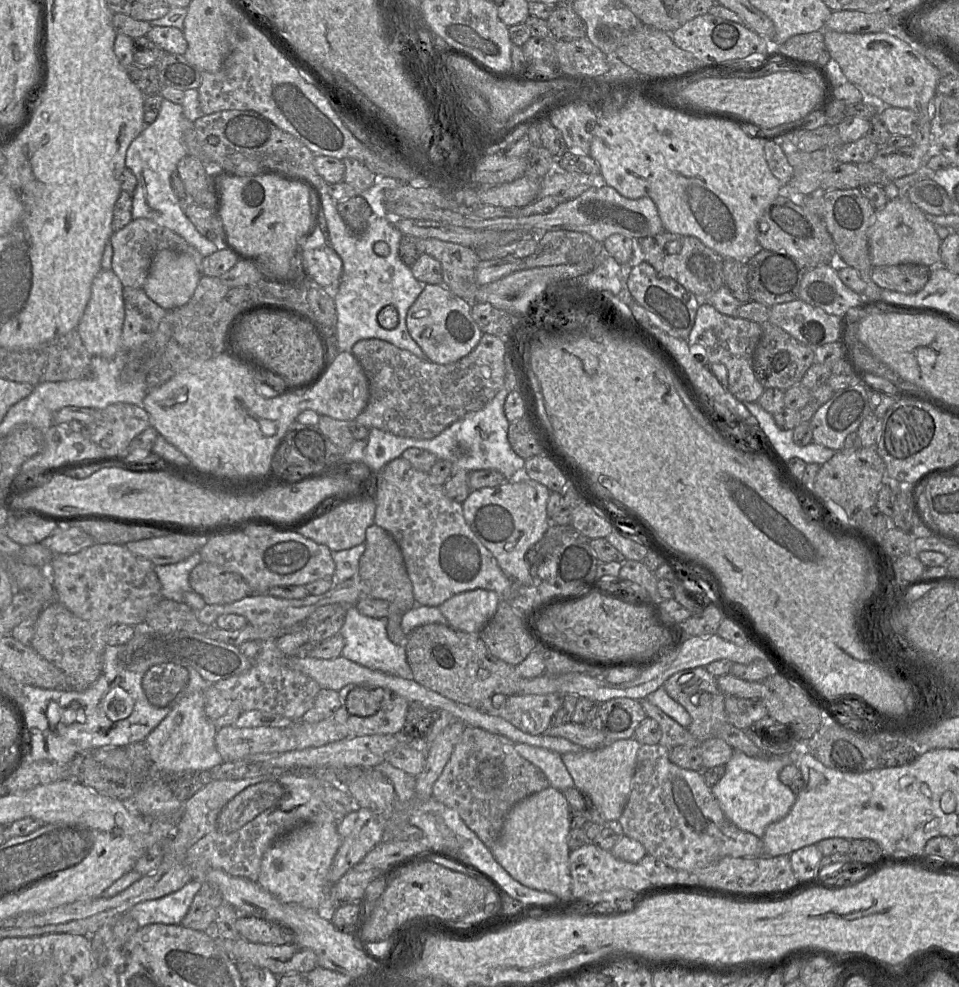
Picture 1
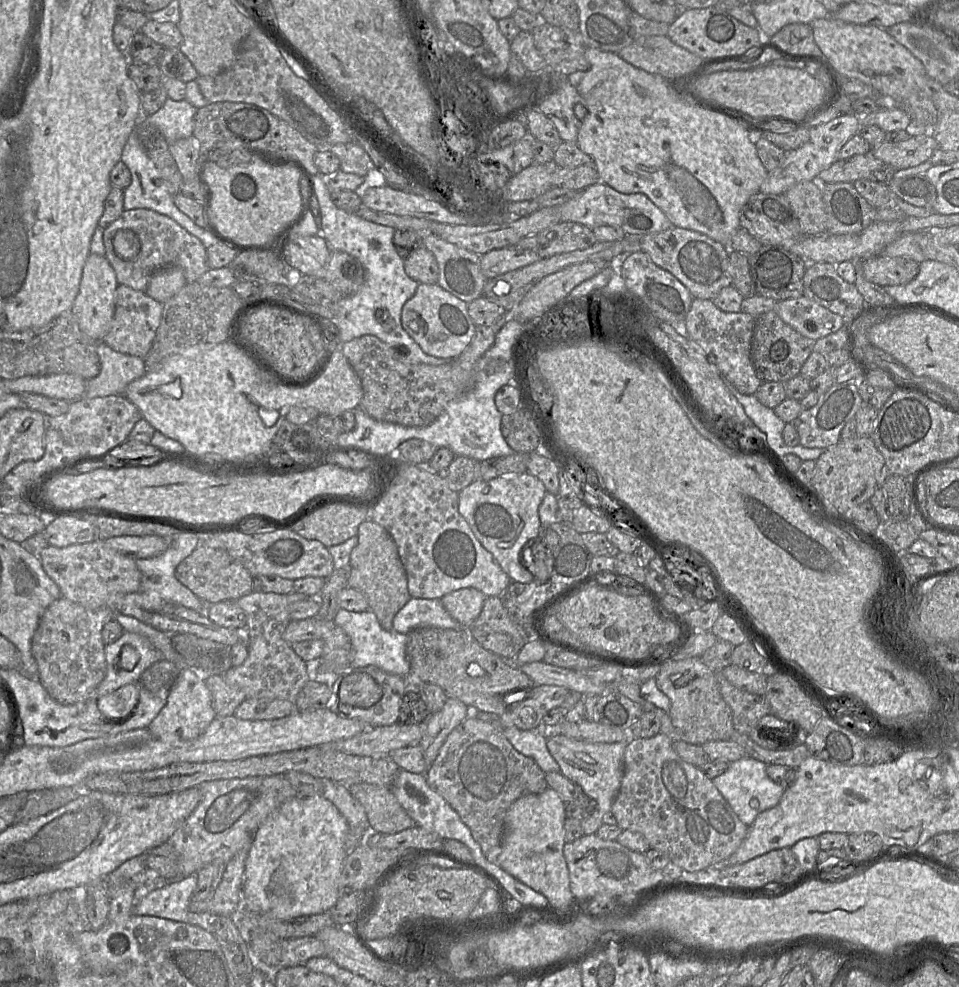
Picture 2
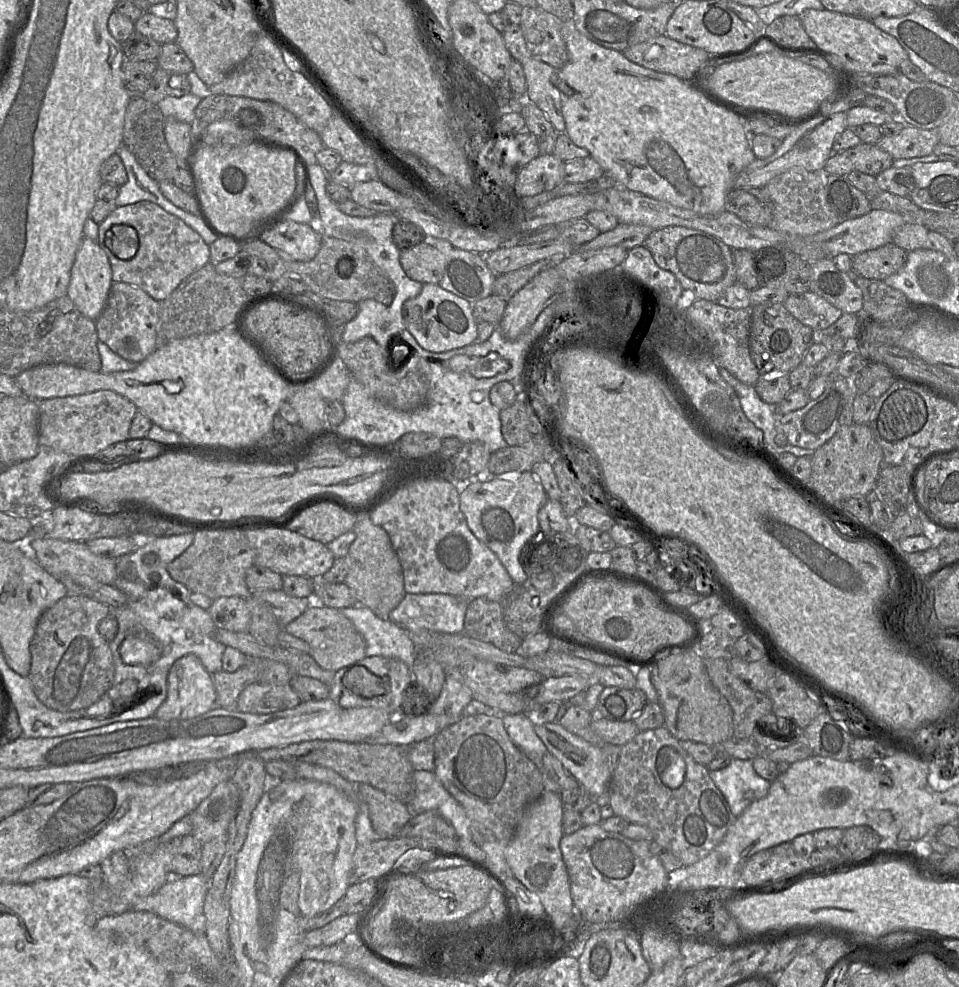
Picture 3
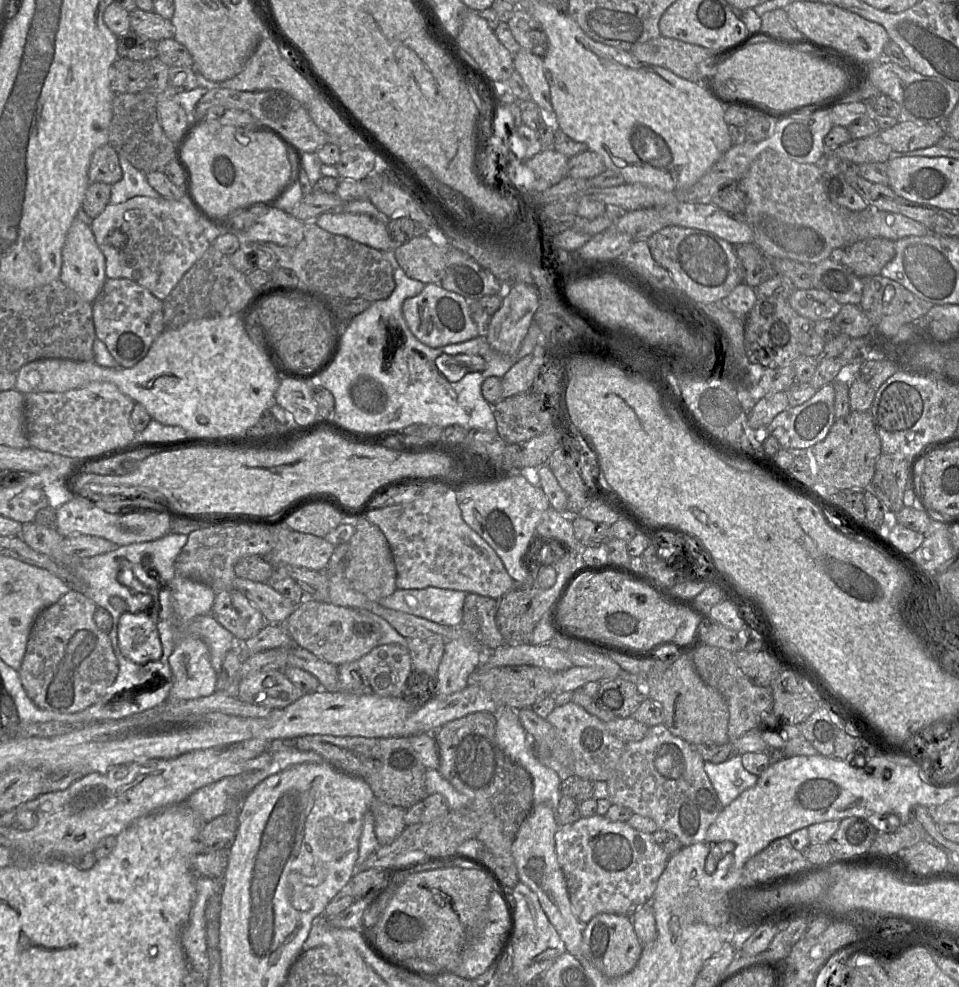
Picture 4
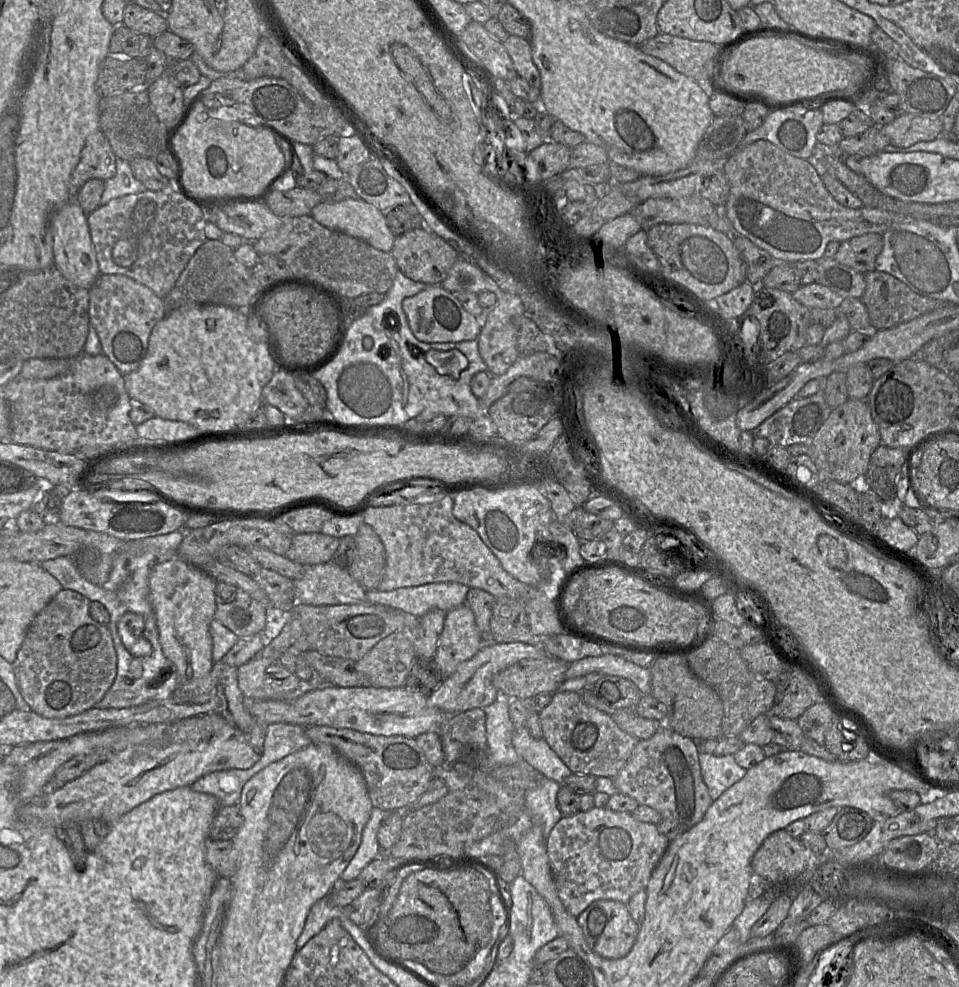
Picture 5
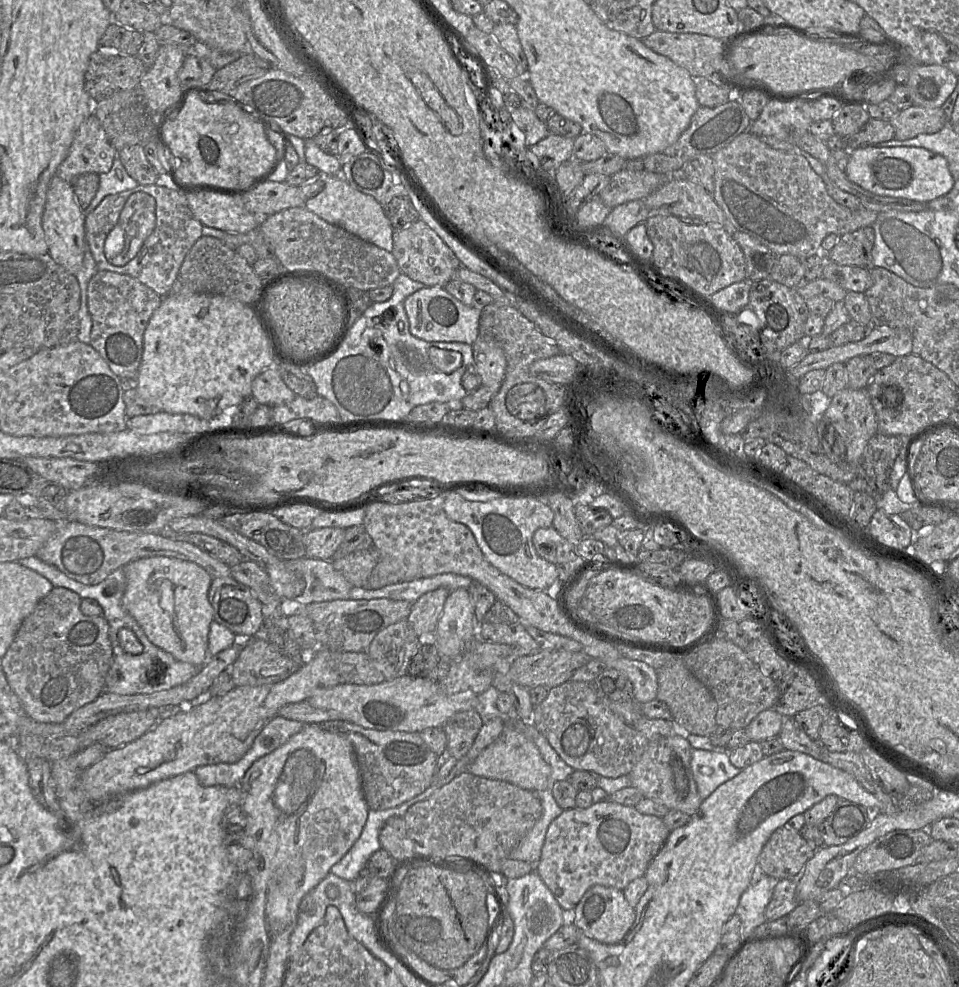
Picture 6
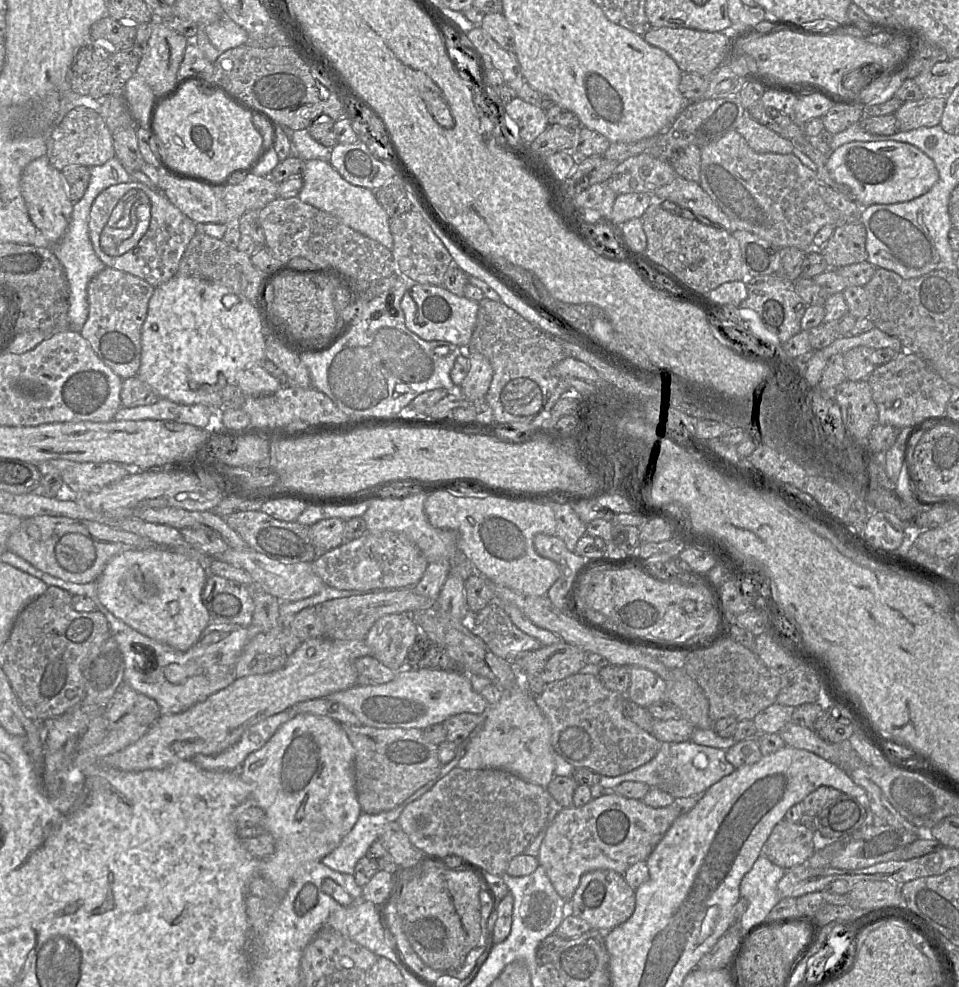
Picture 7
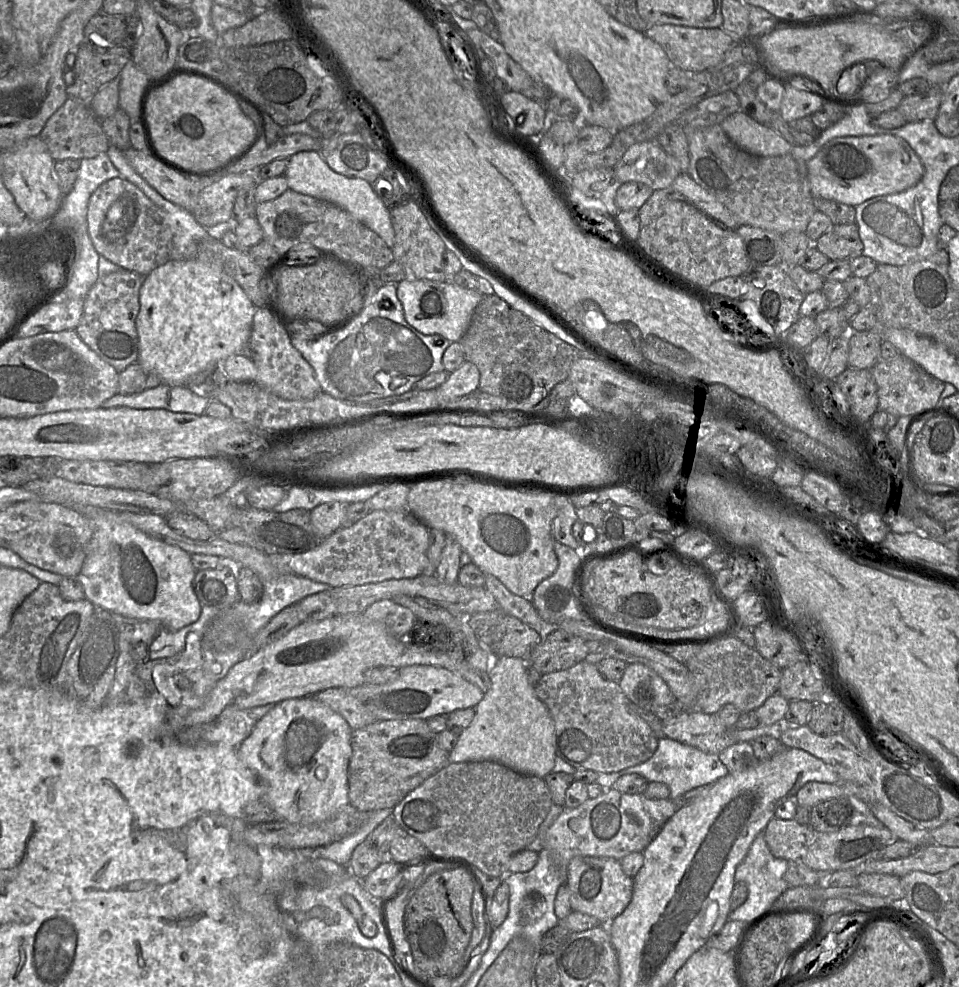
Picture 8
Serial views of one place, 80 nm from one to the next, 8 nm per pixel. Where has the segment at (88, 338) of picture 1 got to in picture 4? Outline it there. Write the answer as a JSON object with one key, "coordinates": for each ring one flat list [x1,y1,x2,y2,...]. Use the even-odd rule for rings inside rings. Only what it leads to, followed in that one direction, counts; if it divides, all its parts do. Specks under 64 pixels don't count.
{"coordinates":[[75,218,67,232,62,249,61,281,82,299,93,303,107,279,105,271,105,257,97,245,91,228,78,218]]}

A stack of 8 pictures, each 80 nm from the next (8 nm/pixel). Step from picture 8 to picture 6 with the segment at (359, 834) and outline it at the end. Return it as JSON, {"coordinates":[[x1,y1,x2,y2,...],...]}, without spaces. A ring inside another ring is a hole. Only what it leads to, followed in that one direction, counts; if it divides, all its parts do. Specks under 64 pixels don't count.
{"coordinates":[[416,798,386,810,370,809,360,837,345,856,331,868,331,873,347,881,353,881,366,867,370,857,381,848,379,835,387,820,392,817,403,817,408,808,415,803]]}

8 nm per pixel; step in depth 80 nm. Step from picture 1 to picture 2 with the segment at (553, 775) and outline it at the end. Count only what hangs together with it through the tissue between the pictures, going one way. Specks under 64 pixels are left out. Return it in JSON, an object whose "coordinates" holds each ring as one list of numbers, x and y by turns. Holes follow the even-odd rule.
{"coordinates":[[543,725,540,730,520,730,515,726,506,726,504,735,519,753,533,759,545,774,560,772,558,763,548,751]]}

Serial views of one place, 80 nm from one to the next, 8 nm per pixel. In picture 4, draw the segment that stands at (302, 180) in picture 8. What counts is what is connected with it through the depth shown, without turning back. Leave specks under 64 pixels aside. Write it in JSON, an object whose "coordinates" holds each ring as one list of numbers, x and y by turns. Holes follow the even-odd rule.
{"coordinates":[[349,212,322,213,316,224,333,234,342,235,379,251,395,249,398,245,389,234,388,226,364,214]]}

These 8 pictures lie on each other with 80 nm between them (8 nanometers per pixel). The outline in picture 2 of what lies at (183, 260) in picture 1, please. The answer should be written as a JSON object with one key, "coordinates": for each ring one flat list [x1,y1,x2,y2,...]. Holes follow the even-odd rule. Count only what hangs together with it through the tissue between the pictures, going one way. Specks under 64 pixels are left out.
{"coordinates":[[163,267,152,274,146,294,164,304,186,284,184,271,180,267]]}

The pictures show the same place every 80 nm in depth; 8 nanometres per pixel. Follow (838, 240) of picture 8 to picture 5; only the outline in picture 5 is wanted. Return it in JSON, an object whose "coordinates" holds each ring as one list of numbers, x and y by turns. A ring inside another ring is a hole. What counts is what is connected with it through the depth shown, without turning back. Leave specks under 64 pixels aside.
{"coordinates":[[867,233,840,242,834,260,865,274,875,270,875,261,882,249,882,235]]}

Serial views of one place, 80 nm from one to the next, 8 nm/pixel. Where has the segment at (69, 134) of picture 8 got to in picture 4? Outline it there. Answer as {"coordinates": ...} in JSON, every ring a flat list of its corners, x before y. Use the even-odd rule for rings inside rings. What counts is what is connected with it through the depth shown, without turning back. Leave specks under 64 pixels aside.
{"coordinates":[[108,143,97,148,90,161,88,178,92,182,104,182,113,185,122,179,118,153]]}

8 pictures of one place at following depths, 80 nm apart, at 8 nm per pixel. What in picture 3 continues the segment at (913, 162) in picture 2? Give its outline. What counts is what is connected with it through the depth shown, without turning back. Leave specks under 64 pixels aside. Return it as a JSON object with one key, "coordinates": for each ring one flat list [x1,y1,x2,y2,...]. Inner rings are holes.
{"coordinates":[[904,125,897,135,883,136,876,145,898,161,927,156,933,153,934,147,939,142,937,128,921,129]]}

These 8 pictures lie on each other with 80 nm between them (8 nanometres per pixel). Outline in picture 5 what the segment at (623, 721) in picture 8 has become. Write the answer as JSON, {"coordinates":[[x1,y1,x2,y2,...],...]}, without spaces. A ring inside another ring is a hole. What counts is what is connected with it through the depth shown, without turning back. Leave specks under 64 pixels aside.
{"coordinates":[[559,692,539,712,543,739,573,774,614,778,630,758,639,742,621,730,604,712,586,704,579,693]]}

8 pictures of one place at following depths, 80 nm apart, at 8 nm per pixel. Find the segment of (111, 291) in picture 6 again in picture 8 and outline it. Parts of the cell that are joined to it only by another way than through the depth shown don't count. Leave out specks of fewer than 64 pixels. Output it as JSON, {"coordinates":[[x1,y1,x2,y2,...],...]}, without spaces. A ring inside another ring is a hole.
{"coordinates":[[129,270,116,271,101,277,90,289,81,320,75,331,100,358,121,372,138,361,136,318,140,310,140,288,144,276]]}

